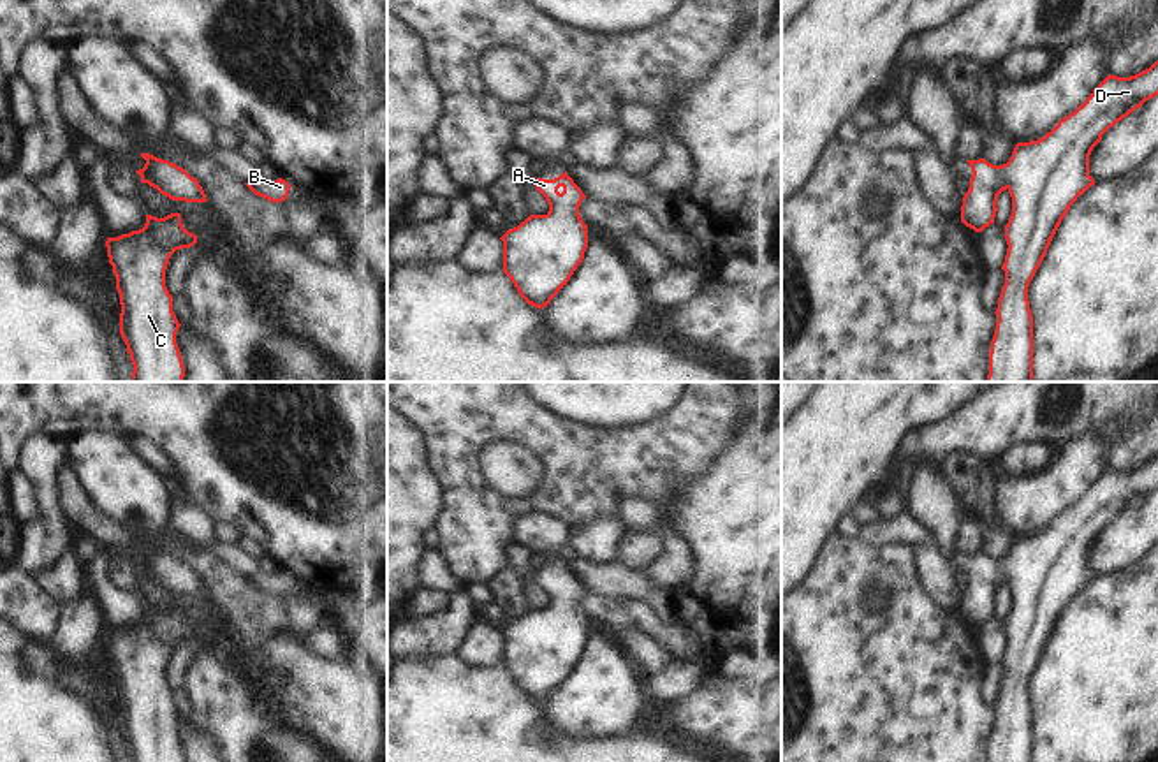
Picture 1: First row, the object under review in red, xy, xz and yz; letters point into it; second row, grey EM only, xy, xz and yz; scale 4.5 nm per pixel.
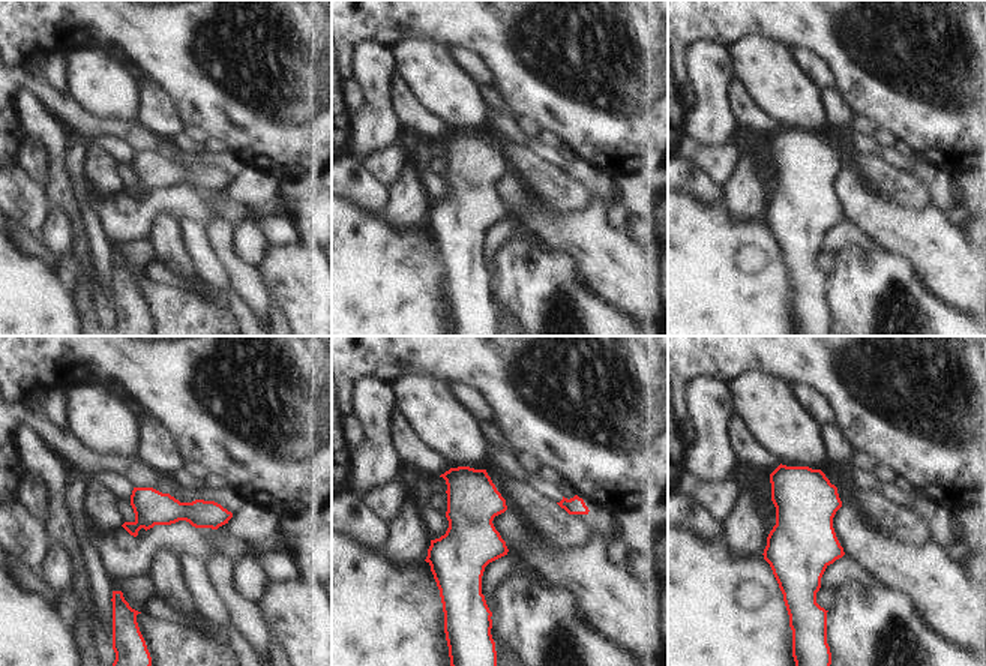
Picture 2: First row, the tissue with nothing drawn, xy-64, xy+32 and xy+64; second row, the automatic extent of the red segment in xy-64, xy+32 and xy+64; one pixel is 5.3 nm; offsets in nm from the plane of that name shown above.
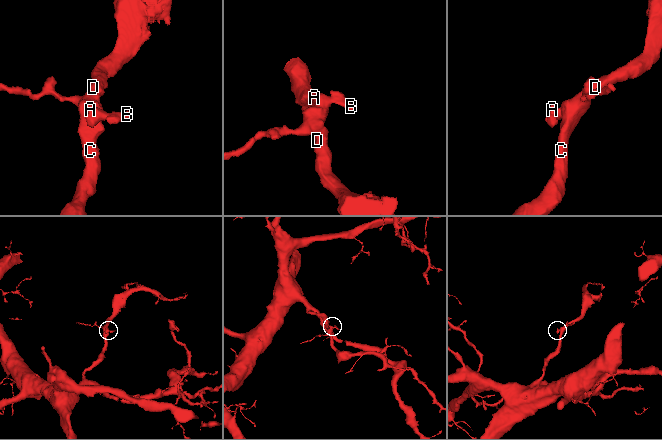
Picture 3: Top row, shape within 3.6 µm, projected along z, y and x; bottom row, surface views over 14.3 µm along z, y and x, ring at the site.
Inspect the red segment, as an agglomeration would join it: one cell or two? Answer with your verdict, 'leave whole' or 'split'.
leave whole

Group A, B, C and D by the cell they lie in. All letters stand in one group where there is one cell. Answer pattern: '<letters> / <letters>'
A B C D

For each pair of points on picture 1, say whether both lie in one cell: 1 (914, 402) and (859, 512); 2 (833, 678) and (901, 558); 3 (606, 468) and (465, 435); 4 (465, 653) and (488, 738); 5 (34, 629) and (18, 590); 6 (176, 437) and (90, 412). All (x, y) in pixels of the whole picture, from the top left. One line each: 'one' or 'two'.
1: two
2: one
3: one
4: two
5: one
6: one

